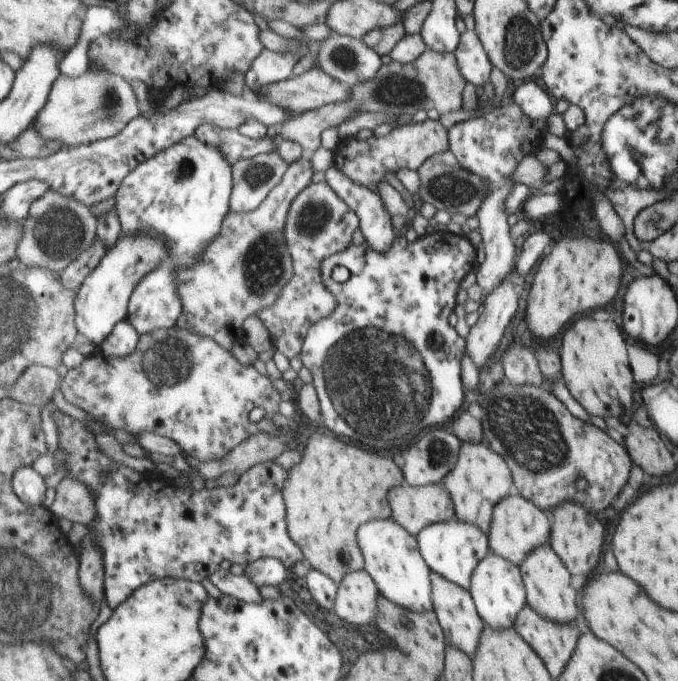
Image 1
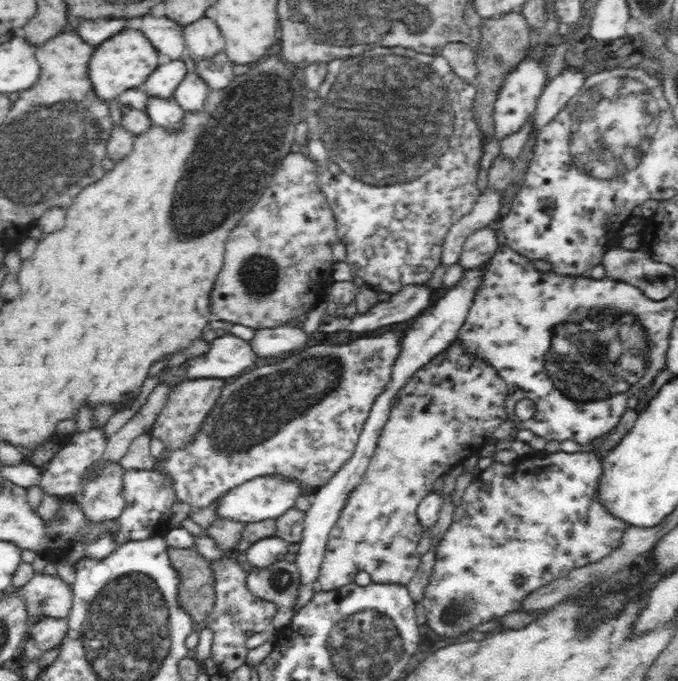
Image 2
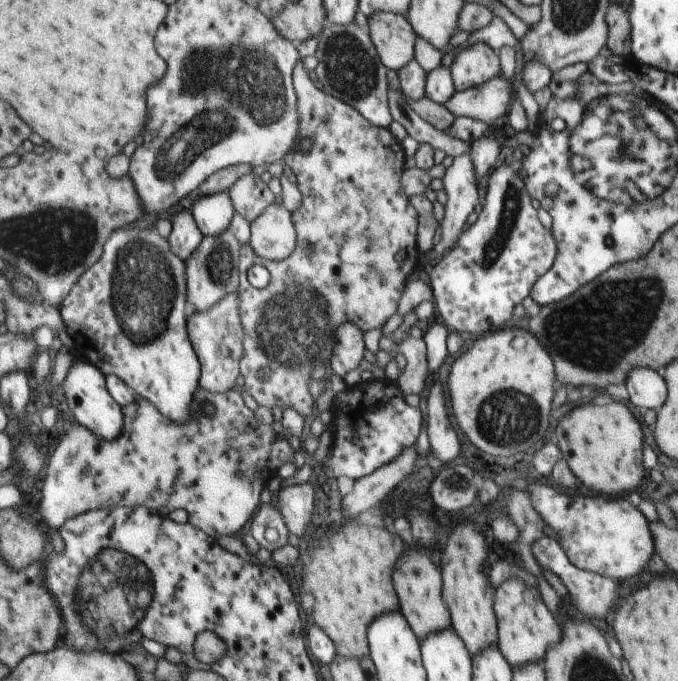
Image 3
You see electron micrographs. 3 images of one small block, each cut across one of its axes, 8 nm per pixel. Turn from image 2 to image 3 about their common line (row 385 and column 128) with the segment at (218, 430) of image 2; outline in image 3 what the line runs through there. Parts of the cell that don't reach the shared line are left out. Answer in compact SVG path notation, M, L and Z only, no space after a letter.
M129 226L117 230L104 247L104 254L77 282L72 294L60 308L76 346L103 372L121 378L137 396L151 402L158 412L179 425L192 420L194 401L200 390L202 365L188 336L188 280L186 264L170 248L168 239L159 235L156 226Z

